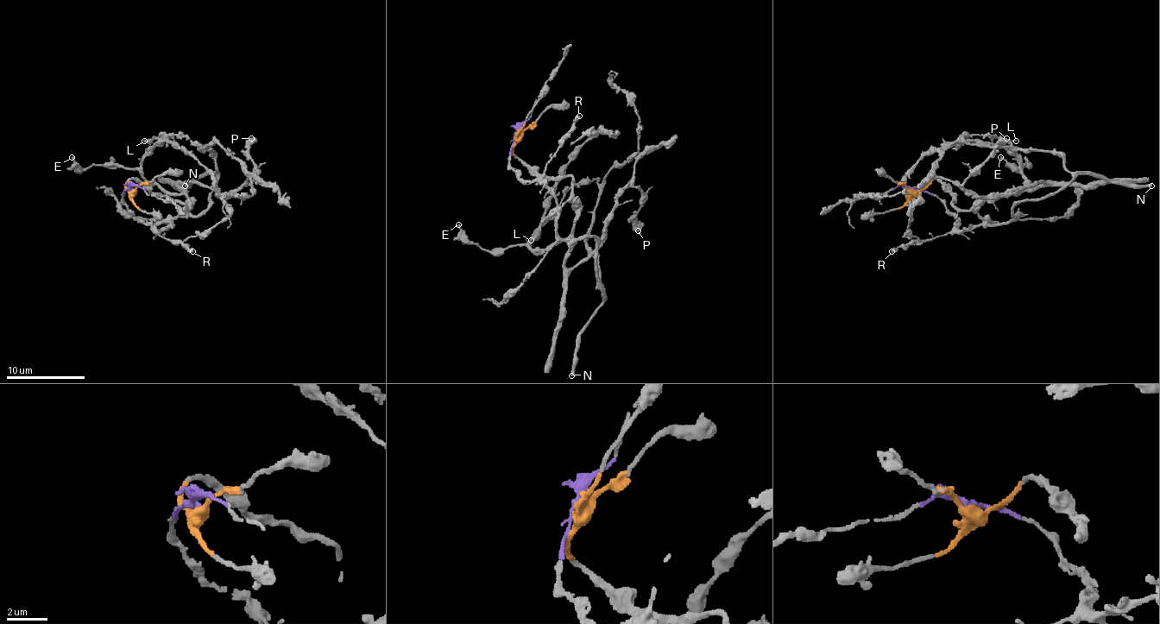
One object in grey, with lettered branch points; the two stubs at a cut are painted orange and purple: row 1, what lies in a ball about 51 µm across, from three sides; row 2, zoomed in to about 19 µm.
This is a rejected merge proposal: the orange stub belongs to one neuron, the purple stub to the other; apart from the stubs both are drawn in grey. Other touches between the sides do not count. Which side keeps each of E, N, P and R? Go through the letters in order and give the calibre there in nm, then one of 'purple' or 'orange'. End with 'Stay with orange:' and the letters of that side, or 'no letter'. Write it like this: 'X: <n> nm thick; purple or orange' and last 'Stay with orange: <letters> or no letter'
E: 170 nm thick; orange
N: 320 nm thick; purple
P: 650 nm thick; orange
R: 320 nm thick; purple
Stay with orange: E, P

